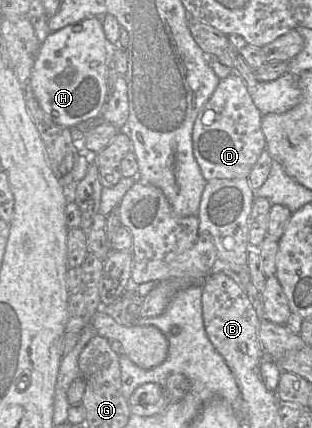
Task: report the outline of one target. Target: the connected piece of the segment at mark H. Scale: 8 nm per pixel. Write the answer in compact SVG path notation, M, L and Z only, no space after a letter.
M101 17L84 19L50 35L41 44L29 83L43 111L69 129L88 119L100 117L109 96L106 65L111 43L103 30Z

